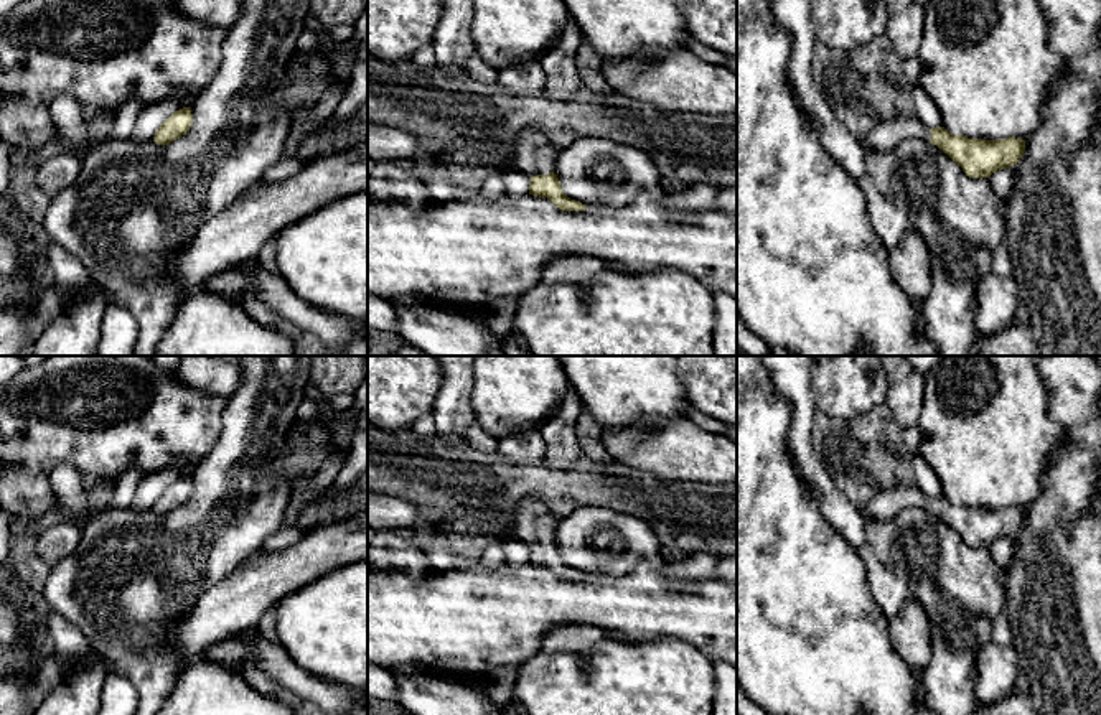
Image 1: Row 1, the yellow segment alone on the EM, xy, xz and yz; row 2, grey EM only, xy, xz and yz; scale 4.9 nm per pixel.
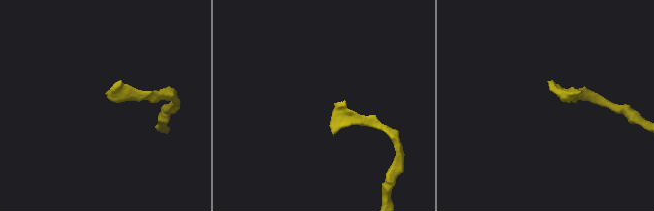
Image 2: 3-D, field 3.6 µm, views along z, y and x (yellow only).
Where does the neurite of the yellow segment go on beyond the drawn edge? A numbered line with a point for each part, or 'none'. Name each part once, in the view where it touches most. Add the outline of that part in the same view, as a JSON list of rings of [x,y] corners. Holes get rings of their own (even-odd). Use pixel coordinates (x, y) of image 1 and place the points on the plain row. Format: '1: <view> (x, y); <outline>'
1: xz (536, 526); [[[527,496],[518,502],[519,526],[516,539],[529,544],[549,544],[554,539],[555,519],[552,509],[539,498]]]

